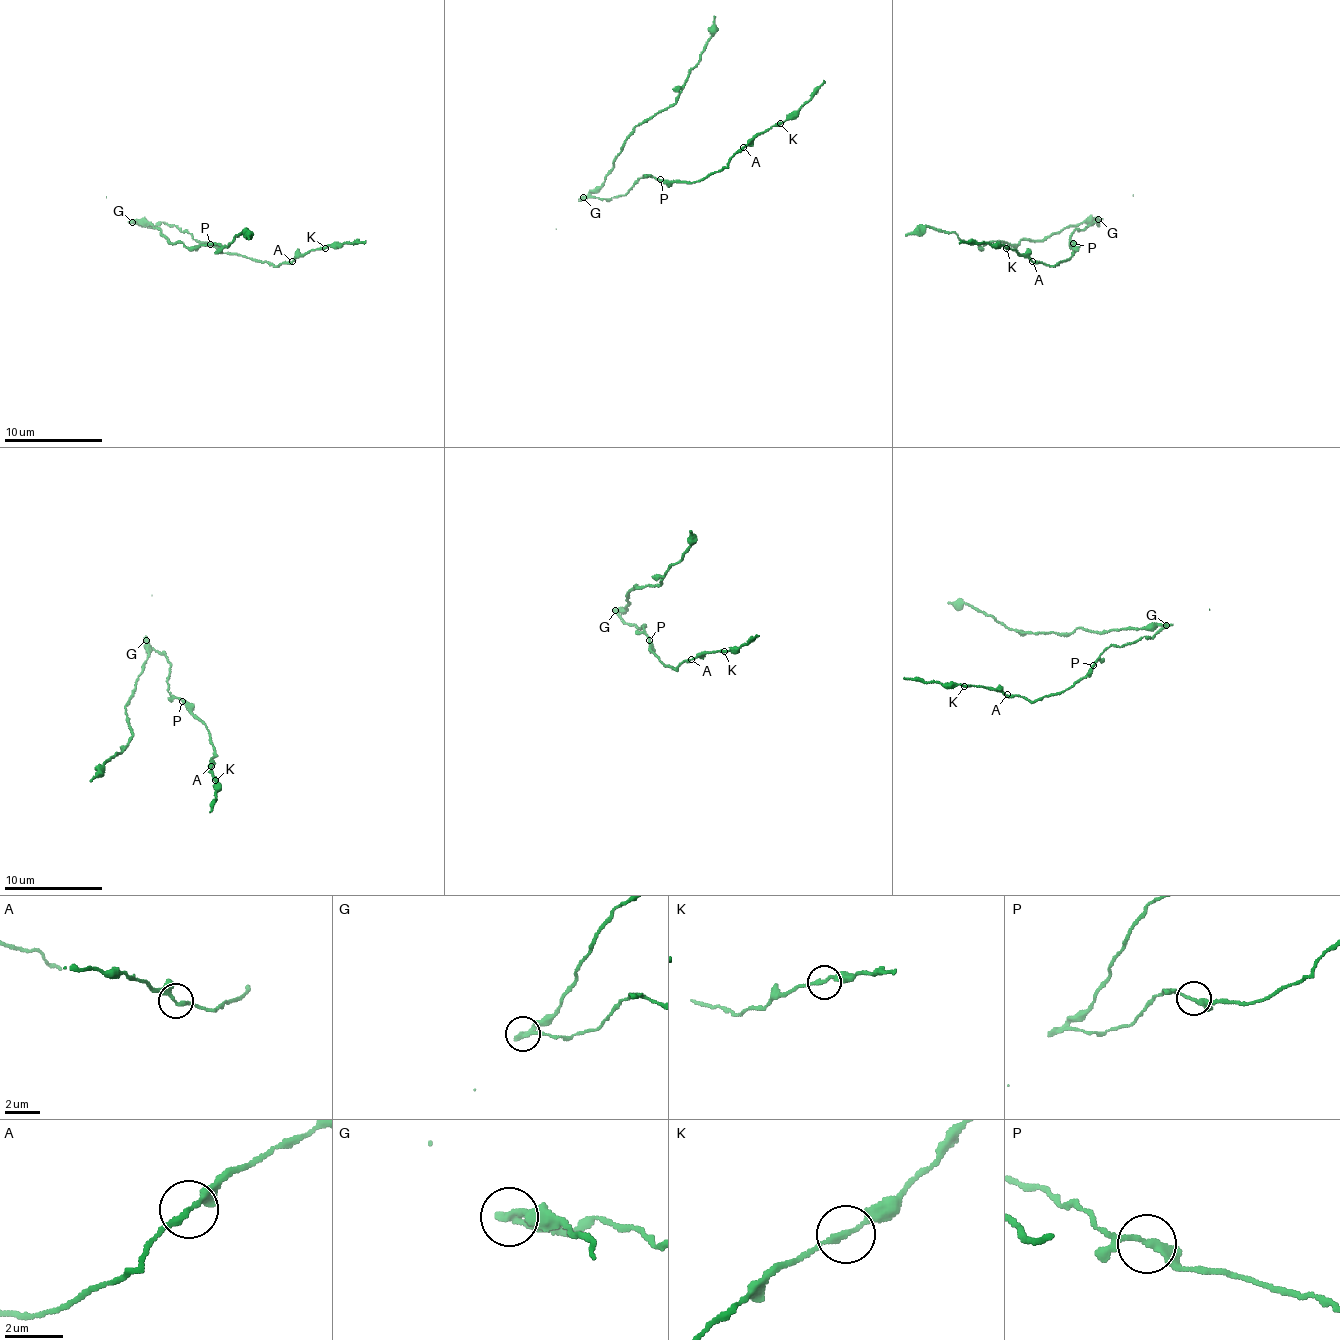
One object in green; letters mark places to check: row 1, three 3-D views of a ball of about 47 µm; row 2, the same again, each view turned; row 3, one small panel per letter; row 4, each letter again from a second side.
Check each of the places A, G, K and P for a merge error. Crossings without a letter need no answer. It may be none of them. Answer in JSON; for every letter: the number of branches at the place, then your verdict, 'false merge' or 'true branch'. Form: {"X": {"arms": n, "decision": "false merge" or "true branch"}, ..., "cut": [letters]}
{"A": {"arms": 2, "decision": "true branch"}, "G": {"arms": 2, "decision": "false merge"}, "K": {"arms": 2, "decision": "true branch"}, "P": {"arms": 2, "decision": "true branch"}, "cut": ["G"]}

